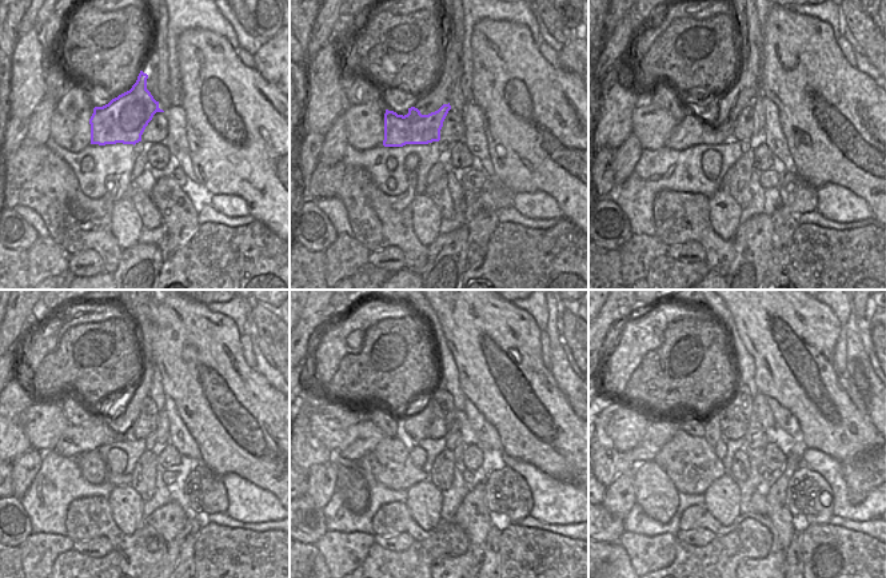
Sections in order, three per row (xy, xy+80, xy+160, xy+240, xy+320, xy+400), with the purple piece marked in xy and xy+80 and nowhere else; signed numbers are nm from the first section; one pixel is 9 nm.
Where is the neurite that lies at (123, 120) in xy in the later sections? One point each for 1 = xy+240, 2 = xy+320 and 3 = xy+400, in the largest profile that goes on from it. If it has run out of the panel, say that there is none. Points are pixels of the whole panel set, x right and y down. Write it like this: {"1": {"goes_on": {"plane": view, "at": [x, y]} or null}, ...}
{"1": {"goes_on": {"plane": "xy+240", "at": [75, 439]}}, "2": {"goes_on": {"plane": "xy+320", "at": [367, 435]}}, "3": {"goes_on": {"plane": "xy+400", "at": [659, 431]}}}

